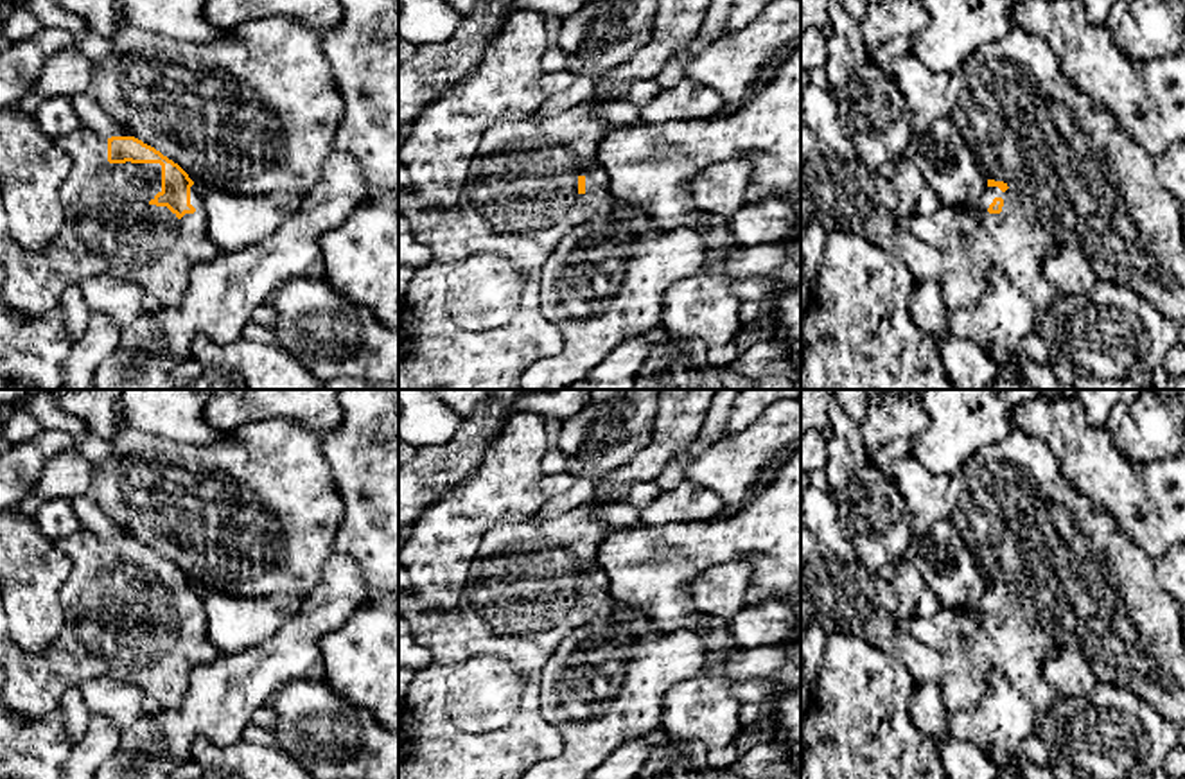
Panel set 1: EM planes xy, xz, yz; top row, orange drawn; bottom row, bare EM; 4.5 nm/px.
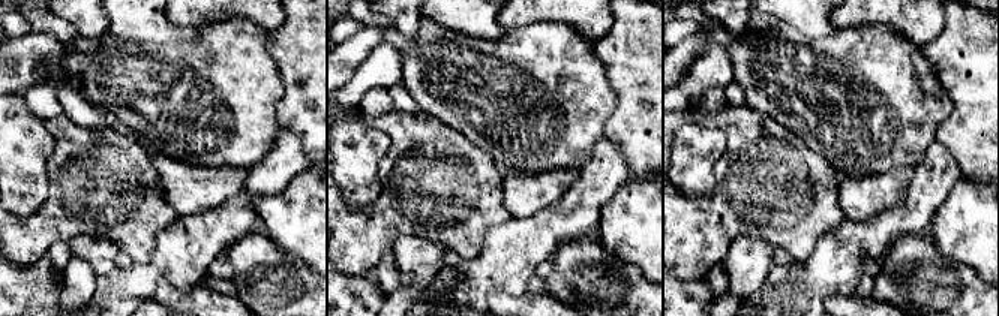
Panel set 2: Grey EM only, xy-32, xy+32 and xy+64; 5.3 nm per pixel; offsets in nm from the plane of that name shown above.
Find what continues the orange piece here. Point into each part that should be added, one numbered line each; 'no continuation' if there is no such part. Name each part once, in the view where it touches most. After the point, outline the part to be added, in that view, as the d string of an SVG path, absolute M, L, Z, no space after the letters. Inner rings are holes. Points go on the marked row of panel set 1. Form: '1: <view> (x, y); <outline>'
1: xy (110, 228); M84 126L54 140L74 160L61 187L65 223L50 244L27 249L11 237L0 194L0 266L5 271L0 302L16 314L38 319L59 305L70 285L90 276L110 275L138 284L165 309L180 307L192 267L219 253L206 235L206 212L196 185L190 187L190 205L196 212L178 219L167 206L149 203L162 192L160 163L110 163L108 140Z

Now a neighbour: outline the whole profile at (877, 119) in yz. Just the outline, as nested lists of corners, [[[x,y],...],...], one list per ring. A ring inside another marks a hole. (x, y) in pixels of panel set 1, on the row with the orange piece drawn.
[[[892,79],[851,81],[846,97],[837,101],[837,113],[867,169],[878,169],[912,147],[912,109]]]

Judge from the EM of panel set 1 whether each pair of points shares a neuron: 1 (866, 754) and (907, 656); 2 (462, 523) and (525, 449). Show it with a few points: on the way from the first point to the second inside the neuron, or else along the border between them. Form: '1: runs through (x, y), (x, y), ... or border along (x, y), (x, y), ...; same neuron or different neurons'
1: border along (868, 641), (895, 656), (918, 681); different neurons
2: runs through (474, 512), (509, 478), (510, 469); same neuron

